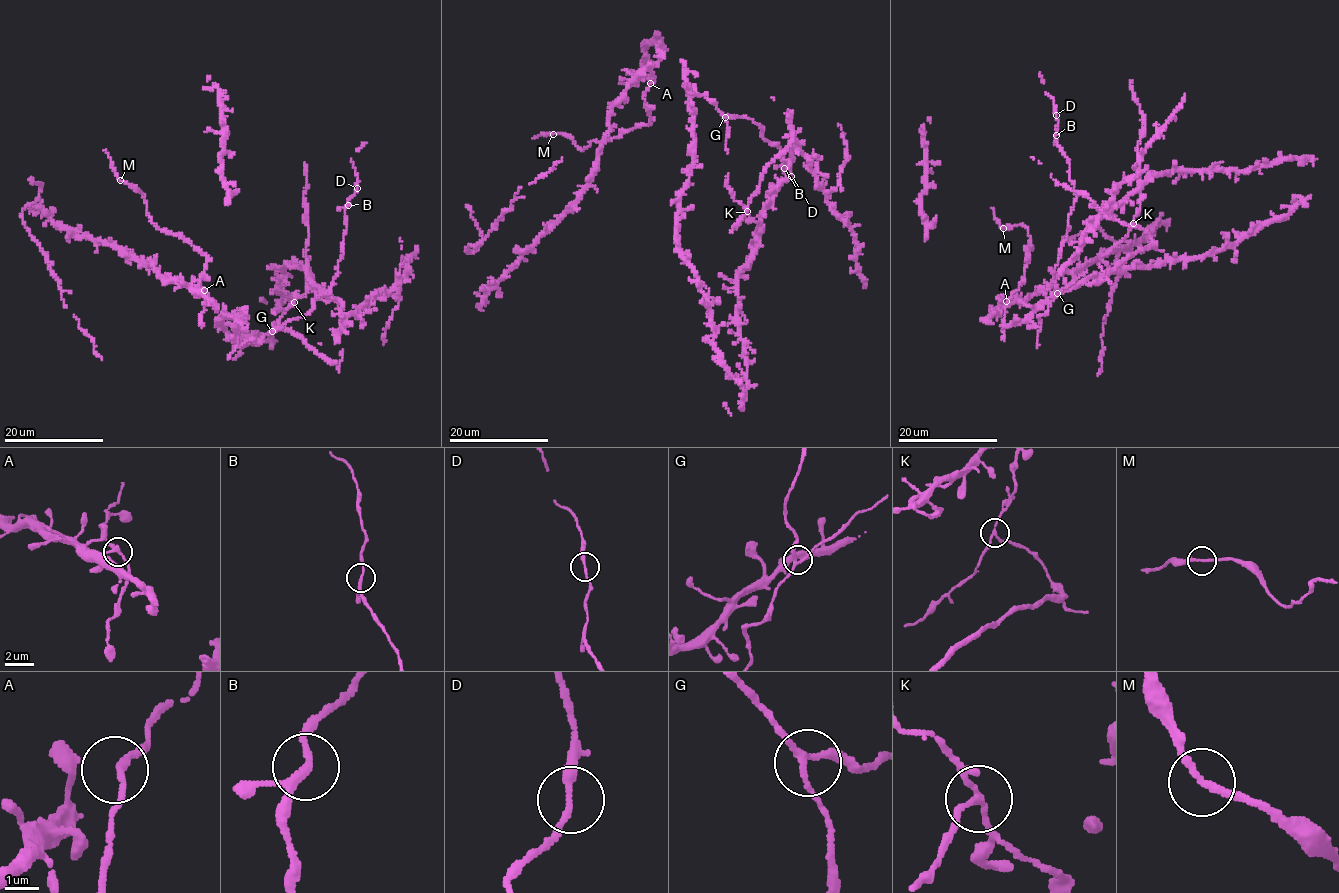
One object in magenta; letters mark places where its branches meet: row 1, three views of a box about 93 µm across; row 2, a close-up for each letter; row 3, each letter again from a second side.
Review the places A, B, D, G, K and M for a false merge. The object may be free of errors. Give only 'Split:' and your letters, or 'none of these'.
Split: K

